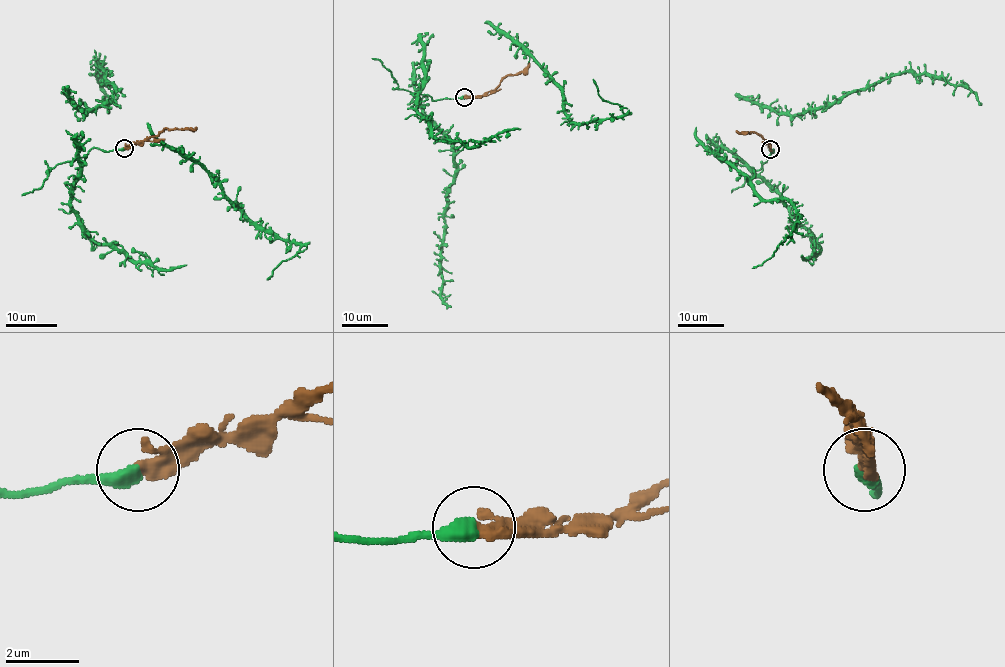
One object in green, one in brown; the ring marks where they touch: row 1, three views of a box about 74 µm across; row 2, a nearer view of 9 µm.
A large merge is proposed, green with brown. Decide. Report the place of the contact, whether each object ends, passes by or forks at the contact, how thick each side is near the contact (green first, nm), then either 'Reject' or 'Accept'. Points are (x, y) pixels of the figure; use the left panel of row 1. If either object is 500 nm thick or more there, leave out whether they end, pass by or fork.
Place: (124, 148). At the ring green ends. At the ring brown passes by. Thickness 440 nm (green) against 280 nm. Reject

